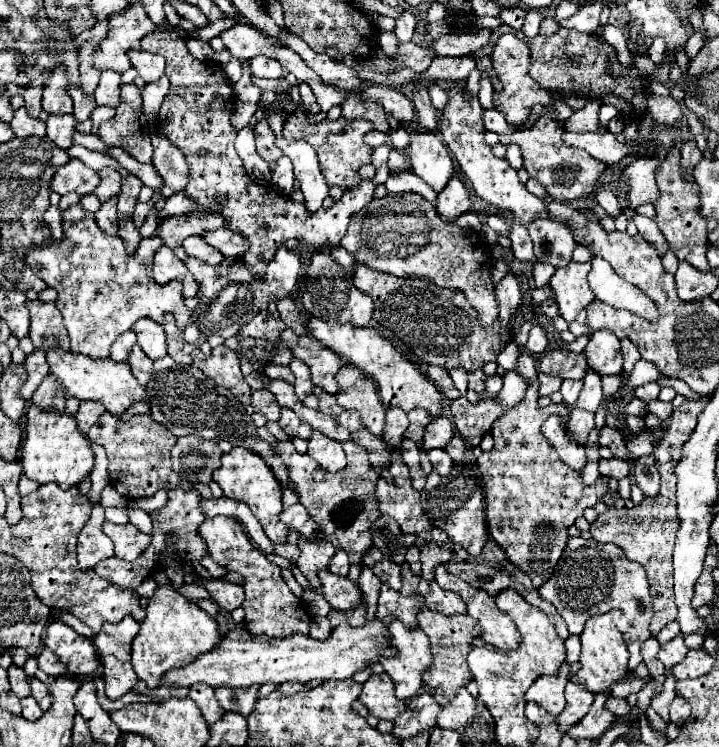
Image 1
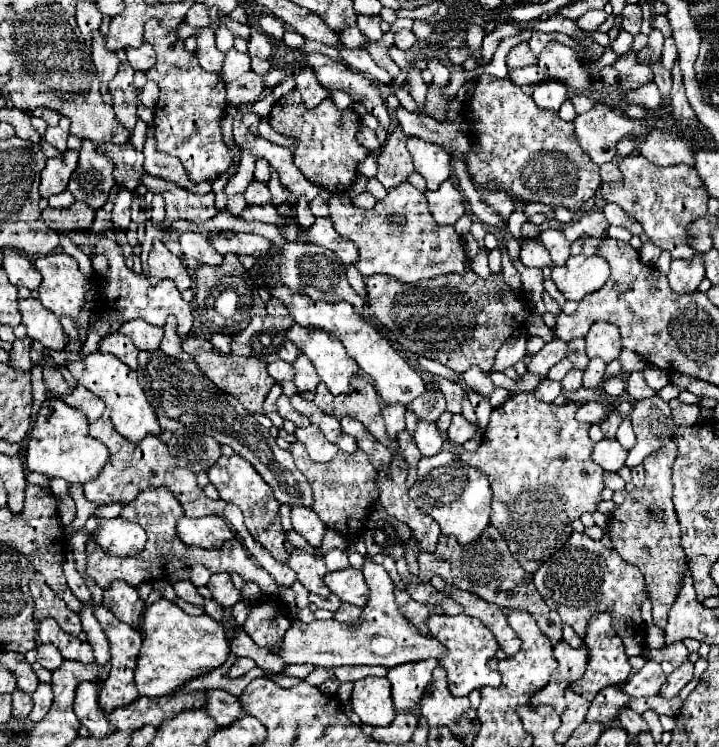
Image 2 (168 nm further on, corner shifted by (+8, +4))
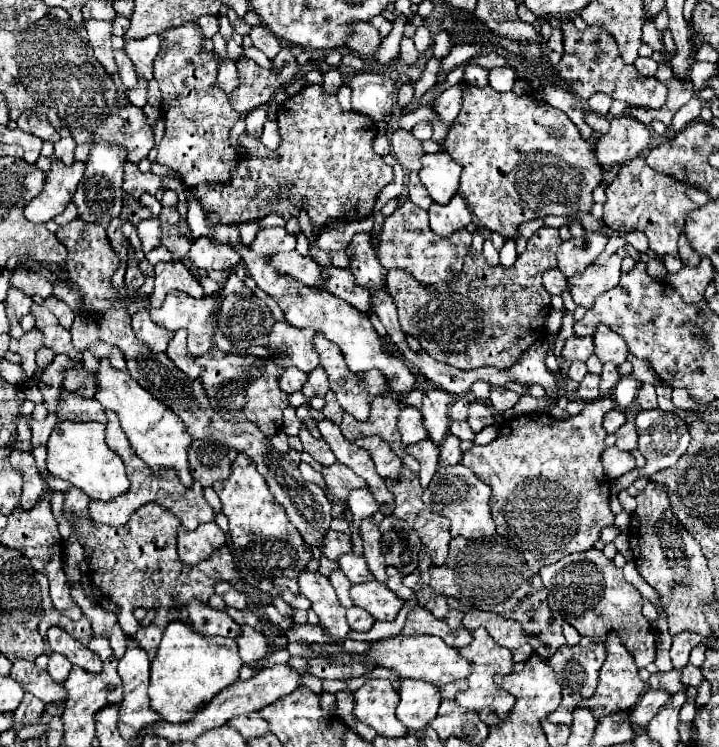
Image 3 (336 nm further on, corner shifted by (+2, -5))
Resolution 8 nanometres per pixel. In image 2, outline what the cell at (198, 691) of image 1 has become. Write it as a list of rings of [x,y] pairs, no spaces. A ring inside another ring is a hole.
[[[207,690],[207,704],[205,704],[205,710],[209,716],[215,718],[215,722],[219,726],[229,726],[233,724],[235,720],[239,720],[245,712],[241,708],[241,702],[239,698],[231,696],[229,692],[225,690]]]

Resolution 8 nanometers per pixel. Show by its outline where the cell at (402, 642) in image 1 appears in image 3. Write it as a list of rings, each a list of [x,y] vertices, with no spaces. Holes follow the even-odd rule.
[[[403,679],[401,687],[399,687],[399,705],[397,705],[397,719],[409,729],[409,731],[421,731],[435,715],[441,703],[441,693],[439,687],[427,681],[419,681],[419,679]]]

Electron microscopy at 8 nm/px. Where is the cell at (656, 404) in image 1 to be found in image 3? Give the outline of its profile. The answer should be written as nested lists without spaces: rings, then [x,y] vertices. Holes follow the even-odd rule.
[[[651,409],[651,411],[639,411],[637,413],[637,419],[635,419],[635,425],[637,425],[637,435],[639,435],[639,451],[643,453],[643,457],[647,459],[647,465],[645,467],[635,467],[631,473],[623,475],[619,479],[619,485],[615,489],[611,489],[613,495],[617,495],[619,491],[627,489],[633,481],[637,481],[639,477],[651,477],[653,473],[661,471],[661,469],[667,469],[667,467],[673,467],[677,463],[677,459],[685,453],[687,445],[689,445],[689,433],[687,433],[687,423],[673,411],[663,411],[663,409]]]

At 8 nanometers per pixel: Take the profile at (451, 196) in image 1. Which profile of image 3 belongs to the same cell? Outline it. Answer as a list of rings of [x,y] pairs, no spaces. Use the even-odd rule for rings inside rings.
[[[459,193],[453,195],[447,205],[433,203],[429,207],[429,225],[441,237],[449,237],[451,233],[467,227],[469,223],[471,223],[471,213]]]

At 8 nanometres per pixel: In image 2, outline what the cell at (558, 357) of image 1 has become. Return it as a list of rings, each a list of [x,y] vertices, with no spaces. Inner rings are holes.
[[[573,340],[571,346],[569,346],[569,356],[567,356],[575,368],[579,370],[585,370],[587,364],[589,364],[589,358],[585,354],[585,342],[583,340]]]

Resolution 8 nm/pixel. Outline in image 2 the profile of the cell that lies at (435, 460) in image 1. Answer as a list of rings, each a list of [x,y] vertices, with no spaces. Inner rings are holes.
[[[417,420],[417,428],[413,432],[413,438],[421,450],[423,456],[433,456],[437,452],[441,452],[441,432],[437,430],[435,422],[427,422],[427,420]]]

